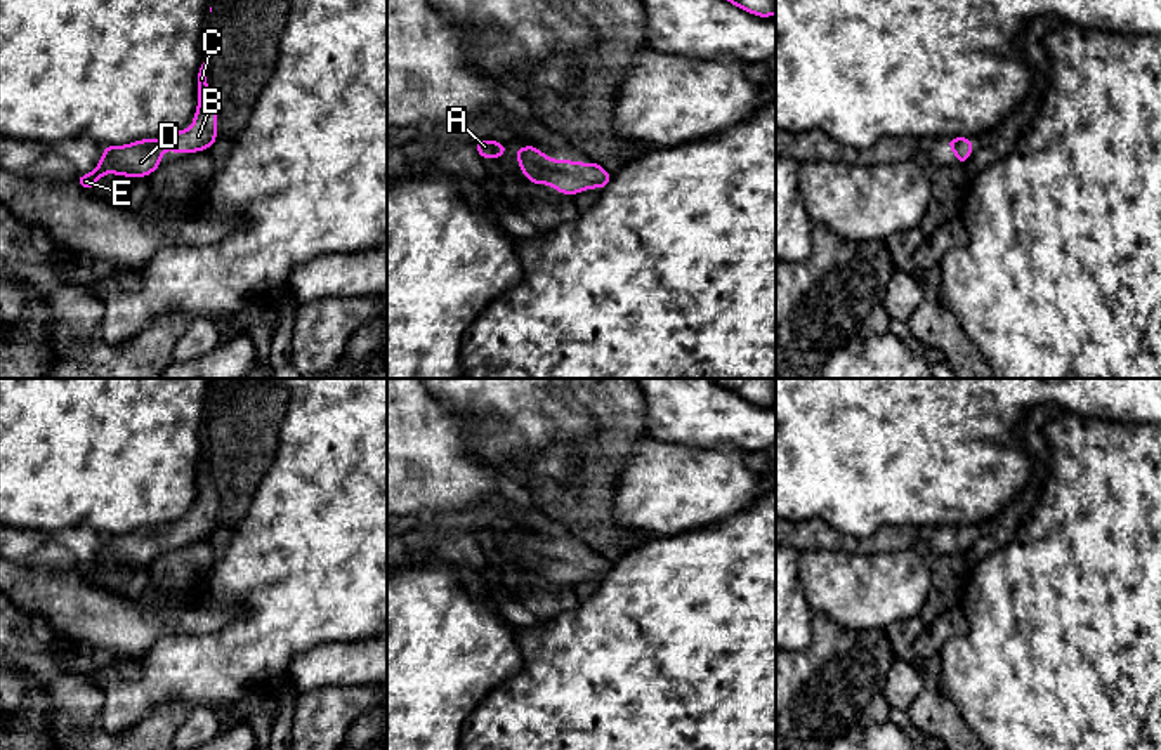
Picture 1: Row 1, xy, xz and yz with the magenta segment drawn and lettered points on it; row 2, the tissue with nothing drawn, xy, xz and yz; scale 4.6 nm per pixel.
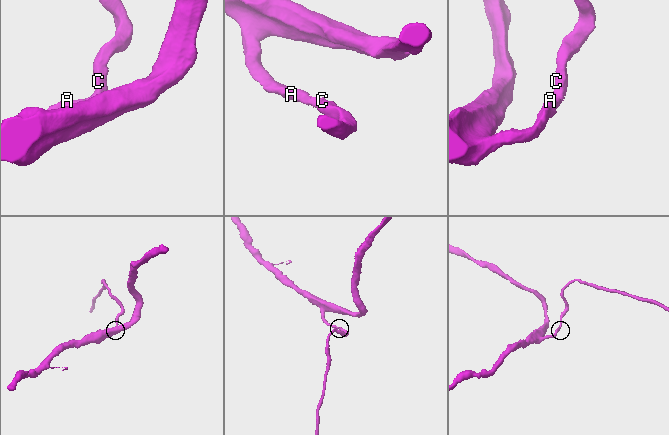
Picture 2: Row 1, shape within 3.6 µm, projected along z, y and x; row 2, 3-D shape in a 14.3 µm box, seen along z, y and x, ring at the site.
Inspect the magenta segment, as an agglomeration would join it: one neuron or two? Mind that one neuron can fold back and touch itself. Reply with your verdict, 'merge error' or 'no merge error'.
no merge error

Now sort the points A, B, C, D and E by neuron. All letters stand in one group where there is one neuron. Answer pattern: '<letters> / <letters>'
A B C D E

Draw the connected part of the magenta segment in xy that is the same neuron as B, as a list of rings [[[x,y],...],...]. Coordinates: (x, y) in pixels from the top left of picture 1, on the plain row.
[[[205,451],[198,462],[198,497],[193,505],[193,517],[182,517],[163,528],[142,528],[125,535],[102,536],[99,554],[89,564],[76,564],[75,569],[87,580],[108,561],[125,566],[148,566],[161,552],[161,542],[198,542],[208,538],[217,528],[217,491],[208,479]]]

